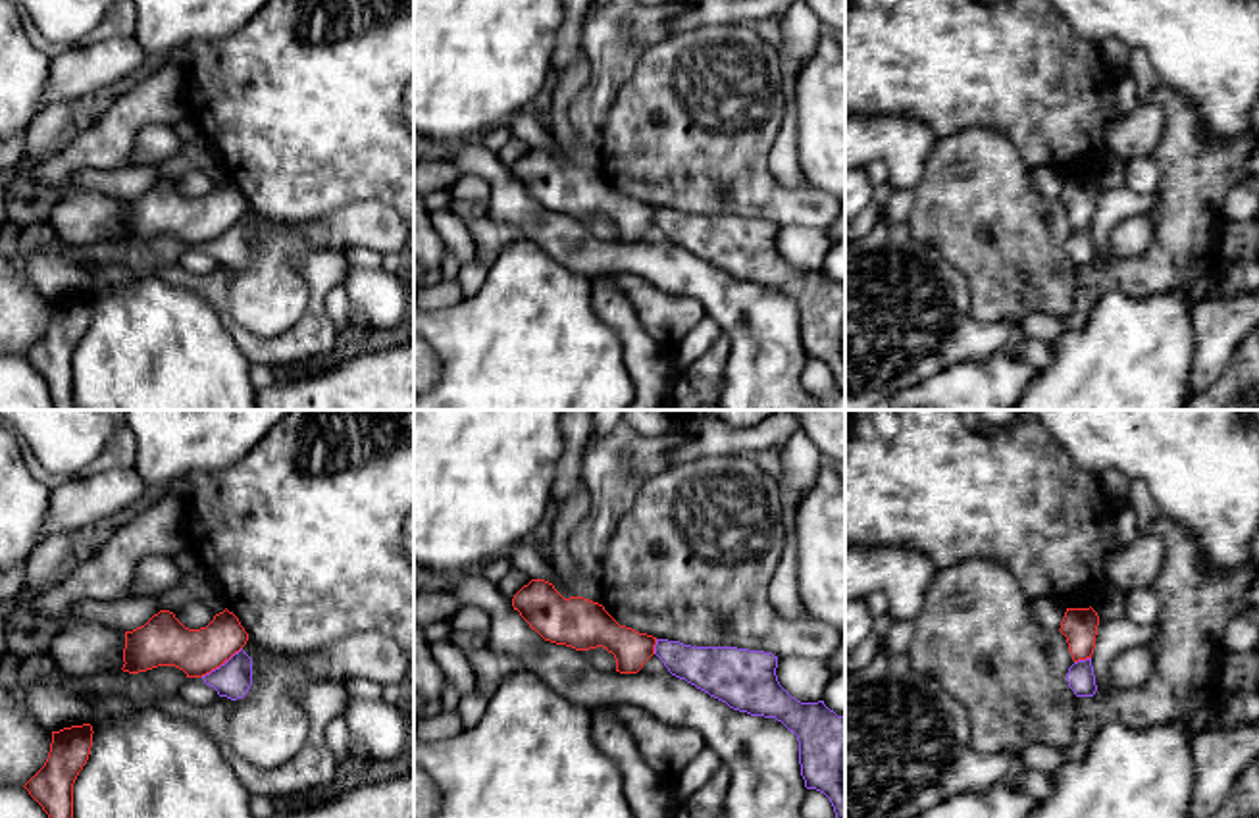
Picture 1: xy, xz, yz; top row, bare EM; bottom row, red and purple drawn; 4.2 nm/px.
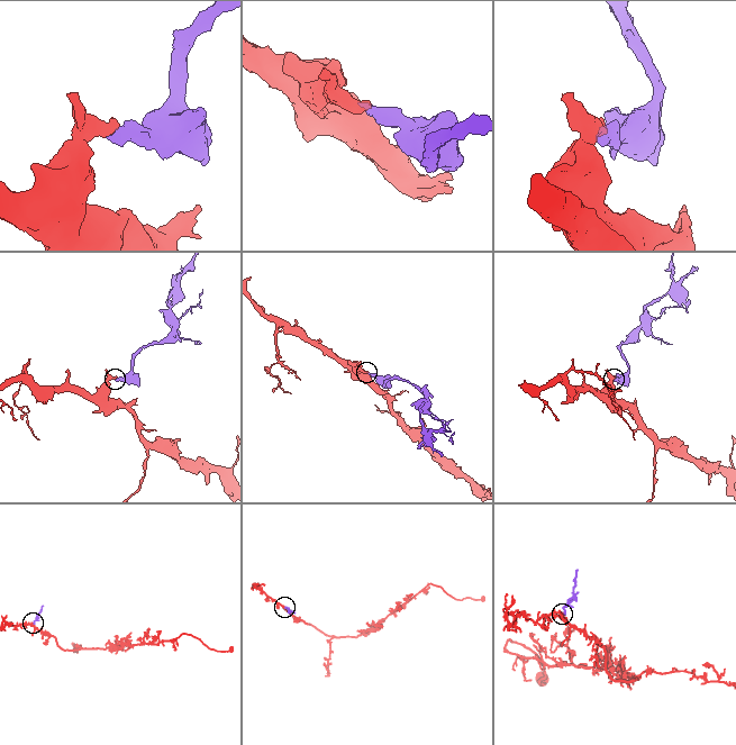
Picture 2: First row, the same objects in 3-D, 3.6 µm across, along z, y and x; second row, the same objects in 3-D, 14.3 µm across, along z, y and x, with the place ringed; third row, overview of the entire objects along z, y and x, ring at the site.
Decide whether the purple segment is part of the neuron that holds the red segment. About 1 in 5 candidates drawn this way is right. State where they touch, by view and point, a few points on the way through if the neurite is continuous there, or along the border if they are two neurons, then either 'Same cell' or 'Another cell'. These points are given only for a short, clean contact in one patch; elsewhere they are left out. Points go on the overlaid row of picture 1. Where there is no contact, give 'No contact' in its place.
Touches red at xy (220, 664). Boundary: xy (241, 647), (201, 676). Another cell

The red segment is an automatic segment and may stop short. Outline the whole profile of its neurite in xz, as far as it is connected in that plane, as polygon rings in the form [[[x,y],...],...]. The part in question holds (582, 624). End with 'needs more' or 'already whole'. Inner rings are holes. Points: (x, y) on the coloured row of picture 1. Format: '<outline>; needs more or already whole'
[[[545,579],[524,585],[512,606],[545,641],[576,651],[606,649],[614,654],[620,674],[637,674],[655,654],[656,637],[620,626],[599,602],[583,597],[564,599]]]; already whole

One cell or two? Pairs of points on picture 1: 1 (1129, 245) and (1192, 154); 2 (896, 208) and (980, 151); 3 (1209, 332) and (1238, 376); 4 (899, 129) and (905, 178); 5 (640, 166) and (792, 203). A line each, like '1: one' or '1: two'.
1: two
2: two
3: two
4: one
5: one

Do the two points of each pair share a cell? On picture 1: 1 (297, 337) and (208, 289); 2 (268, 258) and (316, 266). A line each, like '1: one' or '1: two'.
1: one
2: two

